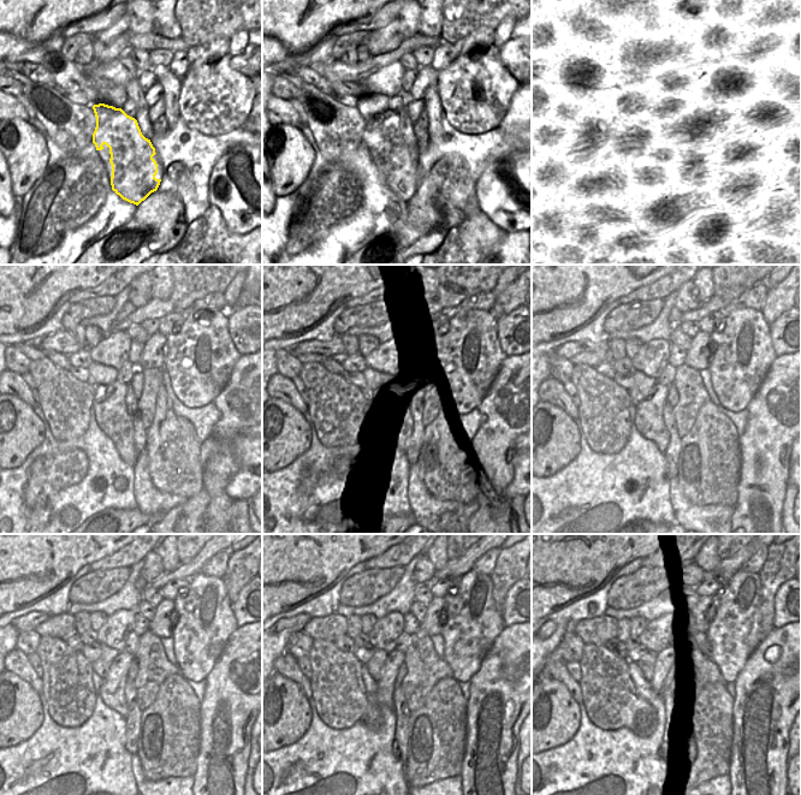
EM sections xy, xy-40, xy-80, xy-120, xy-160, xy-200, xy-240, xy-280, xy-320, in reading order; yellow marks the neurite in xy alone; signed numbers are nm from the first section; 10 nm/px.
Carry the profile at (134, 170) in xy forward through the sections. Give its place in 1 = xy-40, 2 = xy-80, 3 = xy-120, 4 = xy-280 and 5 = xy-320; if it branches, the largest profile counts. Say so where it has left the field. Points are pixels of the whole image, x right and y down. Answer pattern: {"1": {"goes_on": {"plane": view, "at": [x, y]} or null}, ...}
{"1": {"goes_on": {"plane": "xy-40", "at": [399, 170]}}, "2": {"goes_on": {"plane": "xy-80", "at": [651, 137]}}, "3": {"goes_on": {"plane": "xy-120", "at": [112, 417]}}, "4": {"goes_on": {"plane": "xy-280", "at": [385, 687]}}, "5": {"goes_on": {"plane": "xy-320", "at": [664, 659]}}}

